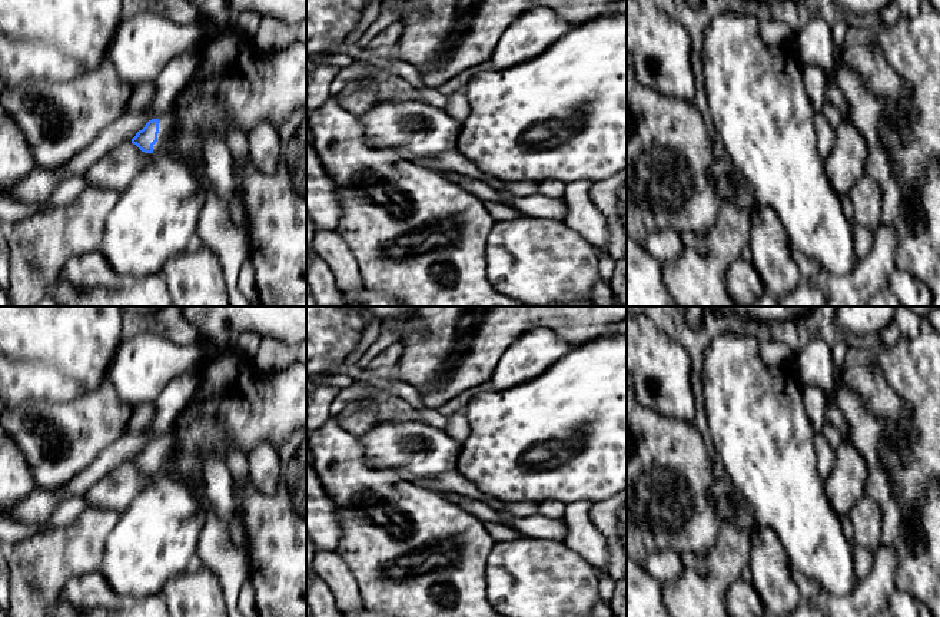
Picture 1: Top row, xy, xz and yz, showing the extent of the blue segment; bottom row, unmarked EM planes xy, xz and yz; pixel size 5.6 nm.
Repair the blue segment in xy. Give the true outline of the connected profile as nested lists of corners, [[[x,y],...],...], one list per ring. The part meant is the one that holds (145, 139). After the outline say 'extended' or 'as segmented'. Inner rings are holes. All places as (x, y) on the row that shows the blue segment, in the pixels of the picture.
[[[185,52],[175,56],[160,72],[155,82],[155,99],[145,113],[149,122],[132,139],[142,152],[160,153],[173,149],[170,140],[175,127],[173,102],[190,80],[197,63],[197,53]]]; extended

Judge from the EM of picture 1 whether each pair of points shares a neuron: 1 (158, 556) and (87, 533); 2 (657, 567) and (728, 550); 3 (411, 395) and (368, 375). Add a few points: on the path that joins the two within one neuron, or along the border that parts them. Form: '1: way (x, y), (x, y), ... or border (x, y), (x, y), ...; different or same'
1: border (120, 514), (106, 540), (103, 561), (98, 570); different
2: border (688, 564), (677, 579), (661, 584); different
3: way (401, 390), (395, 385), (378, 384); same

